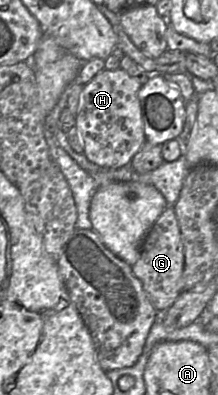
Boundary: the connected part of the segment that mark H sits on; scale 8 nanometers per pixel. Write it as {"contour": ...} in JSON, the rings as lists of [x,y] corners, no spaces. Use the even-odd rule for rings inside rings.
{"contour":[[[121,68],[103,69],[83,86],[75,126],[84,145],[84,155],[92,163],[107,169],[131,165],[133,157],[146,141],[137,97],[141,86]]]}

